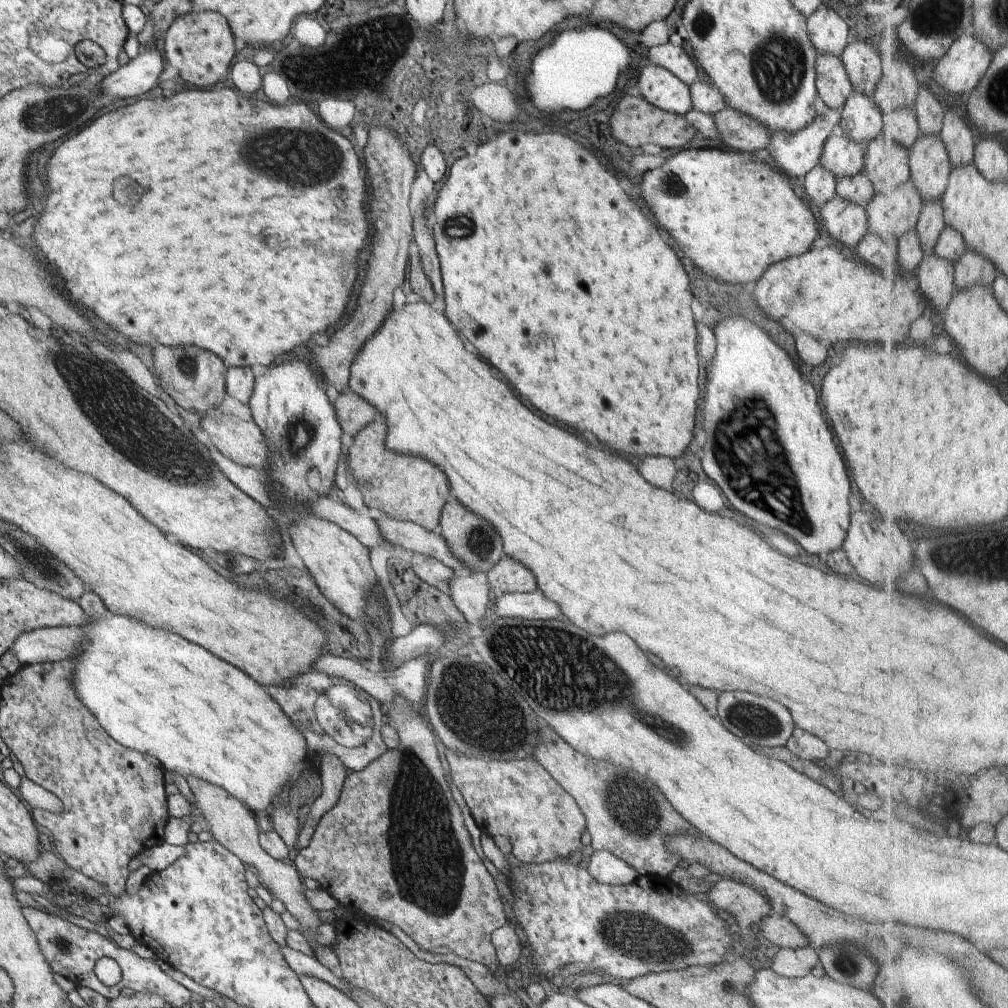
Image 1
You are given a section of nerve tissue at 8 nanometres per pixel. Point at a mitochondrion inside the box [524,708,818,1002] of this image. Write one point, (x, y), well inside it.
(637, 936)

